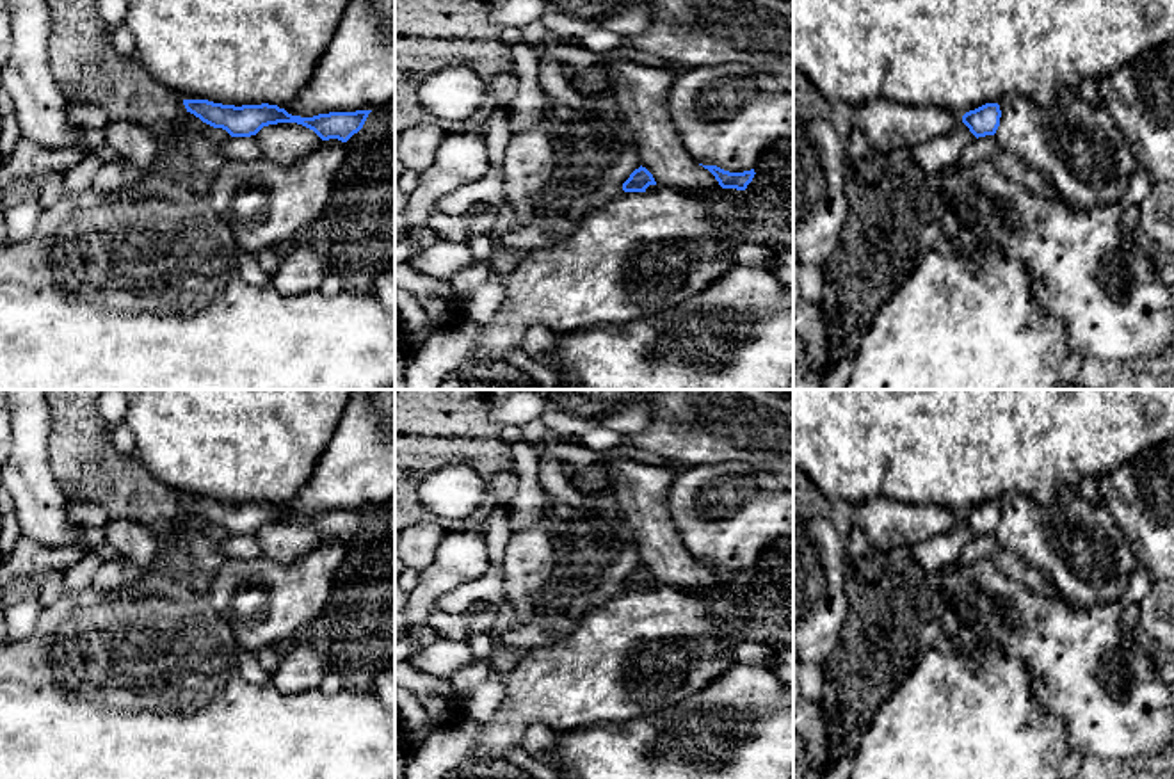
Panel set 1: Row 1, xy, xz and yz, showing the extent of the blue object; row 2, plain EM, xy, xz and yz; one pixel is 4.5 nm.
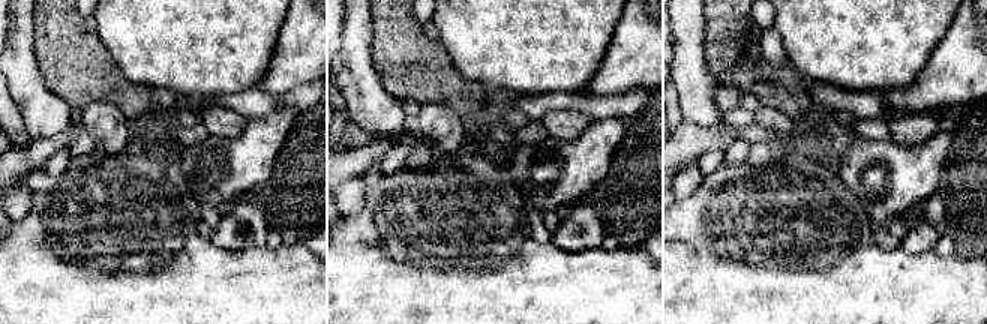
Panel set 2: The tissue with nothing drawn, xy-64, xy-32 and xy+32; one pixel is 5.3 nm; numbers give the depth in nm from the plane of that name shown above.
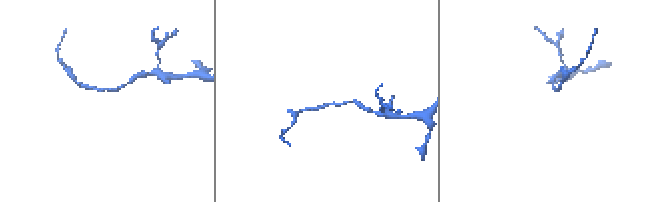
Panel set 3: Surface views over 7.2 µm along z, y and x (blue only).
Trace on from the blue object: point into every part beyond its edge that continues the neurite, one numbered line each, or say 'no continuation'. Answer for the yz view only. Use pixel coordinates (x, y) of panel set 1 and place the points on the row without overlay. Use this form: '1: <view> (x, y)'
no continuation

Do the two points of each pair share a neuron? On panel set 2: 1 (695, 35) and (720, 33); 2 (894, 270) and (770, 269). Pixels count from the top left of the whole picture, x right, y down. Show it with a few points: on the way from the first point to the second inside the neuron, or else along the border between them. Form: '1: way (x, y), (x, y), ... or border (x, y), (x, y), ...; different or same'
1: border (704, 15), (704, 57), (710, 69); different
2: way (863, 270), (801, 270); same

